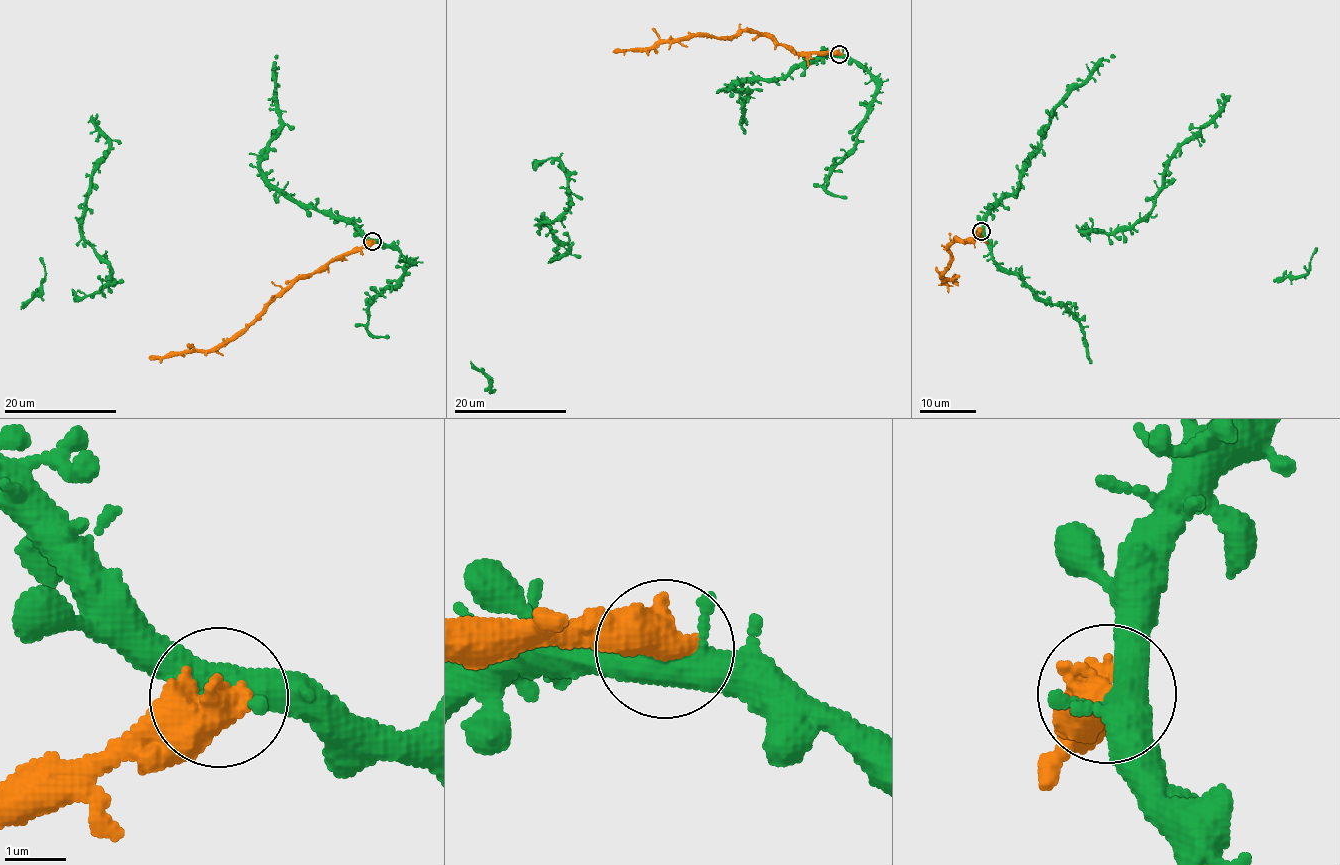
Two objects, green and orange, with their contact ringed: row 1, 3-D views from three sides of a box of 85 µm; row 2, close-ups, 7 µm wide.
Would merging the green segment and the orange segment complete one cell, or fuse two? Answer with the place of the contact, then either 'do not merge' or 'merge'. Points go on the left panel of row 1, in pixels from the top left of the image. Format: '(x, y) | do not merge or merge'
(372, 241) | do not merge

